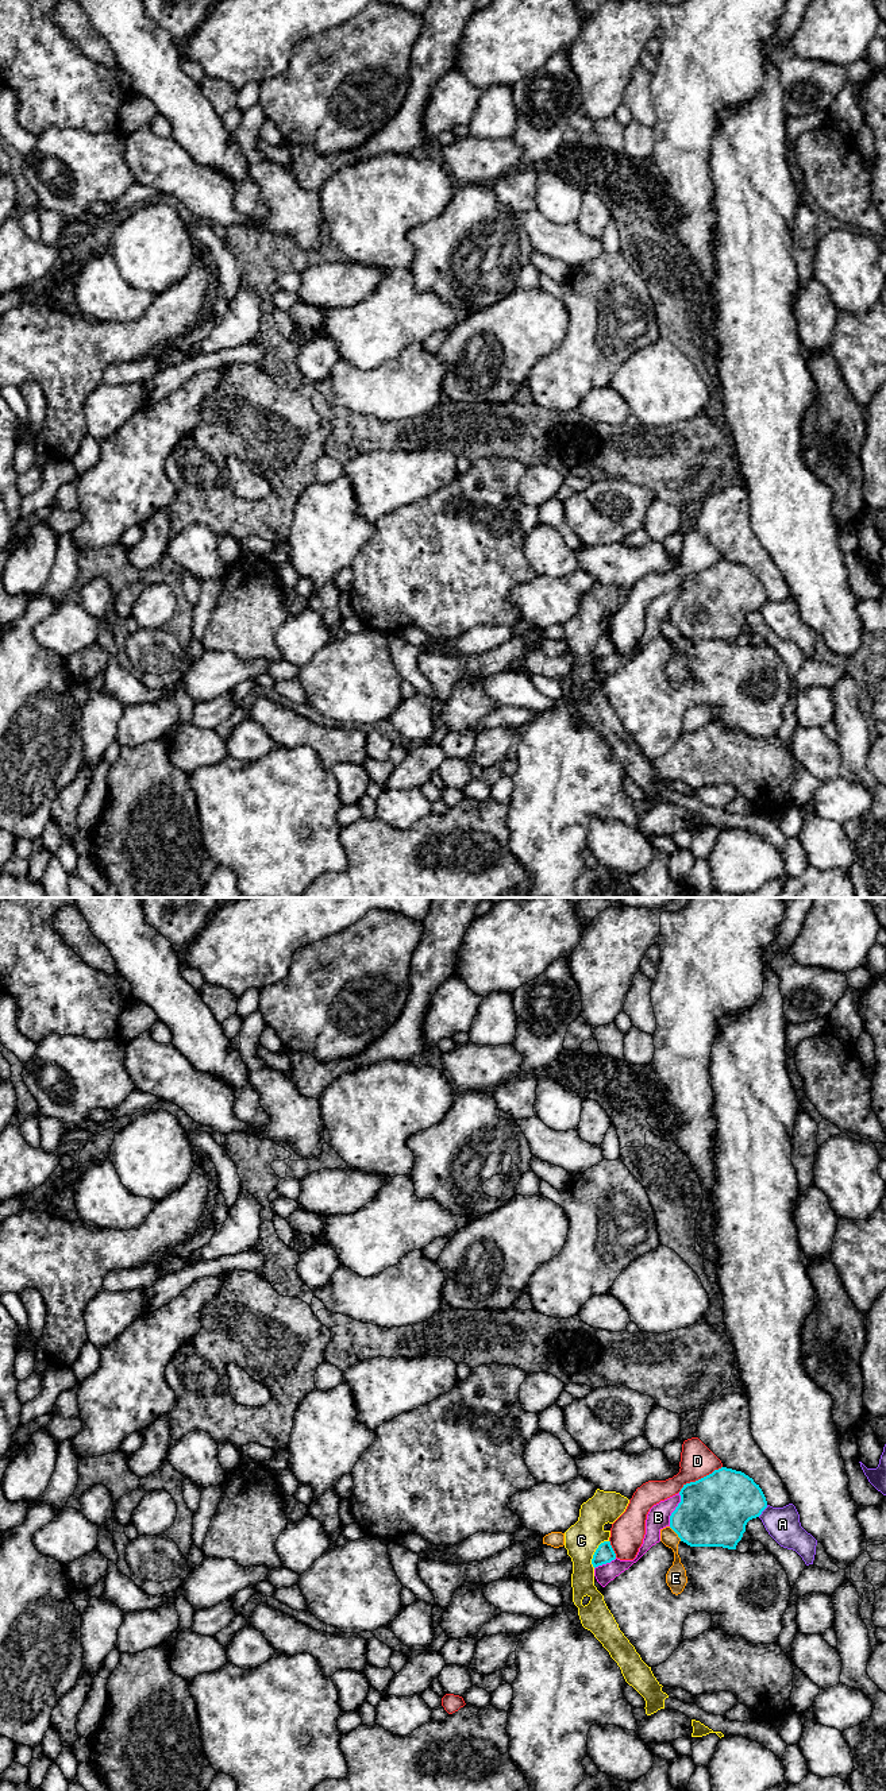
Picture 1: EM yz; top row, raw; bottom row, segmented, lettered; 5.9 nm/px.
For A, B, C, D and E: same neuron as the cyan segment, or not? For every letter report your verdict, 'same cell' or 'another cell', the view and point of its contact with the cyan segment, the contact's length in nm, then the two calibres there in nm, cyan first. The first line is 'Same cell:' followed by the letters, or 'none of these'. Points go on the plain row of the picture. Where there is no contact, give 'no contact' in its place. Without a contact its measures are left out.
Same cell: none of these
A: another cell; meets cyan in yz at (763, 602); contact 90 nm long; 380 nm thick on the cyan side, 200 nm on the other
B: another cell; meets cyan in yz at (675, 602); contact 220 nm long; 420 nm thick on the cyan side, 140 nm on the other
C: another cell; meets cyan in yz at (594, 645); contact 190 nm long; 110 nm thick on the cyan side, 200 nm on the other
D: another cell; meets cyan in yz at (701, 571); contact 300 nm long; 420 nm thick on the cyan side, 200 nm on the other
E: another cell; meets cyan in yz at (675, 625); contact 120 nm long; 400 nm thick on the cyan side, 110 nm on the other

